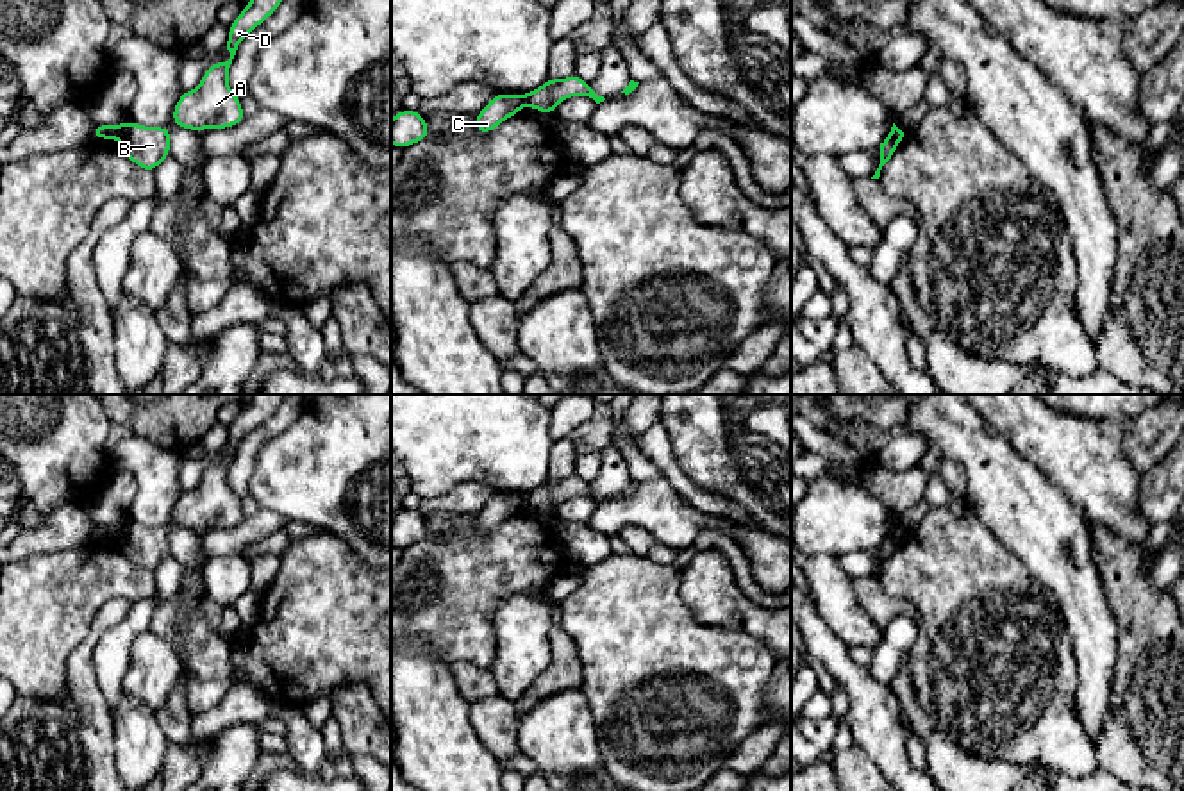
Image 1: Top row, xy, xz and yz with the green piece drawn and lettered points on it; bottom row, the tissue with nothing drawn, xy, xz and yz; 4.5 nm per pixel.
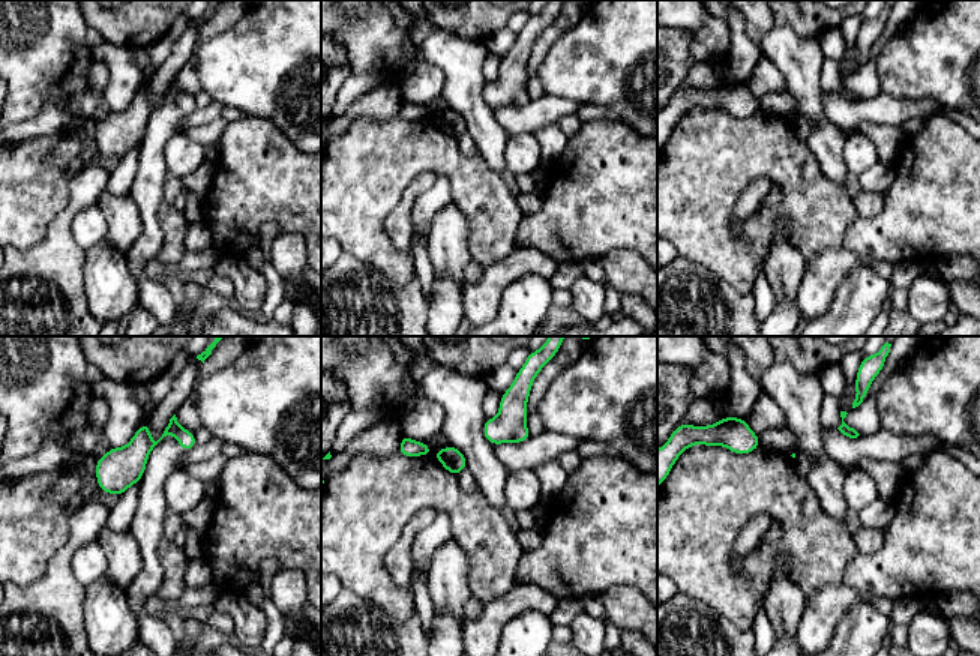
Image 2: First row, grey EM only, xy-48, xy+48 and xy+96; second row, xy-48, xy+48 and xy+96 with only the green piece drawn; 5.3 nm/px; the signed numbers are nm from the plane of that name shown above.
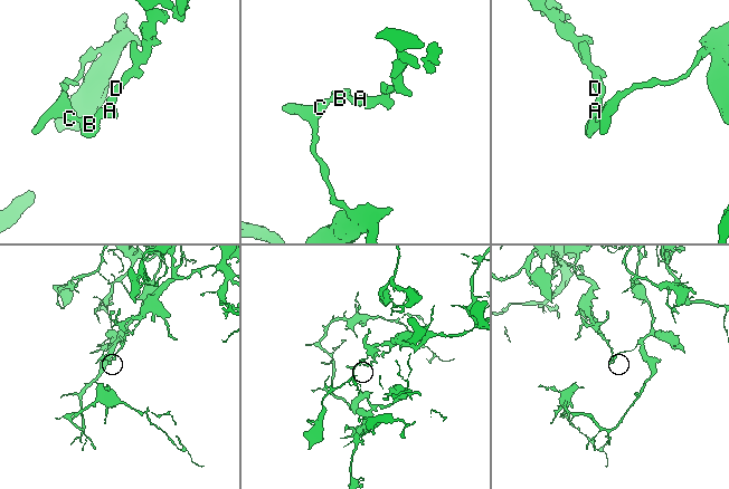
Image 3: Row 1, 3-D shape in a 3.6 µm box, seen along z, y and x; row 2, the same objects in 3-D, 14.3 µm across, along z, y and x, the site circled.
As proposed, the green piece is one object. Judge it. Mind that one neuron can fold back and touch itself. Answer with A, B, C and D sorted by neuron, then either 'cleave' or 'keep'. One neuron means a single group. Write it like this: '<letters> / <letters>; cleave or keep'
A B D / C; cleave

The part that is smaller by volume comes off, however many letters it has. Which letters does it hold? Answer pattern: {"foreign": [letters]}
{"foreign": ["A", "B", "D"]}

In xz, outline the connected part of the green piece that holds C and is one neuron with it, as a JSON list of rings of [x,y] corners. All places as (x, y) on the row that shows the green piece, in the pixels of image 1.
[[[496,93],[486,107],[477,112],[475,130],[480,134],[495,130],[507,118],[520,114],[525,100],[523,95],[502,95]]]

